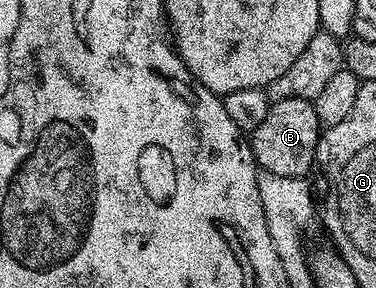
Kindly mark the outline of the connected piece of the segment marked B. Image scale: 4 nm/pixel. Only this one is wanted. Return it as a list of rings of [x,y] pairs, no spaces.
[[[291,98],[290,100],[278,100],[269,105],[266,118],[262,124],[258,124],[256,130],[251,131],[250,145],[252,155],[256,158],[256,165],[261,171],[274,173],[282,177],[303,178],[313,173],[316,165],[316,145],[320,139],[322,127],[318,120],[318,112],[315,105],[306,98]]]

